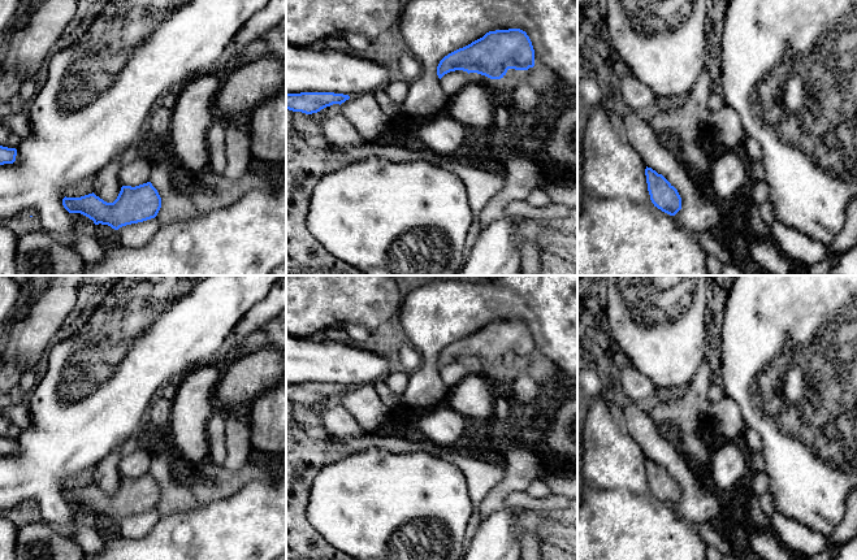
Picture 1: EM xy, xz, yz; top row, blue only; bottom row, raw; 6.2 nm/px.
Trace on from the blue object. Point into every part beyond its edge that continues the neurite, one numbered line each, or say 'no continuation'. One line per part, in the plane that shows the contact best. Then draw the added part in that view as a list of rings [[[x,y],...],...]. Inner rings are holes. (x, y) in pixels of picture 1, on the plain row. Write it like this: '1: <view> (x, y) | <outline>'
no continuation

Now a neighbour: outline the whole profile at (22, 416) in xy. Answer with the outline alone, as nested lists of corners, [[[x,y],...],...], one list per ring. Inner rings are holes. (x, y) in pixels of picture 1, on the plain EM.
[[[1,401],[0,413],[1,416],[9,417],[21,429],[30,427],[30,412],[26,404],[17,408],[12,408],[5,401]]]

